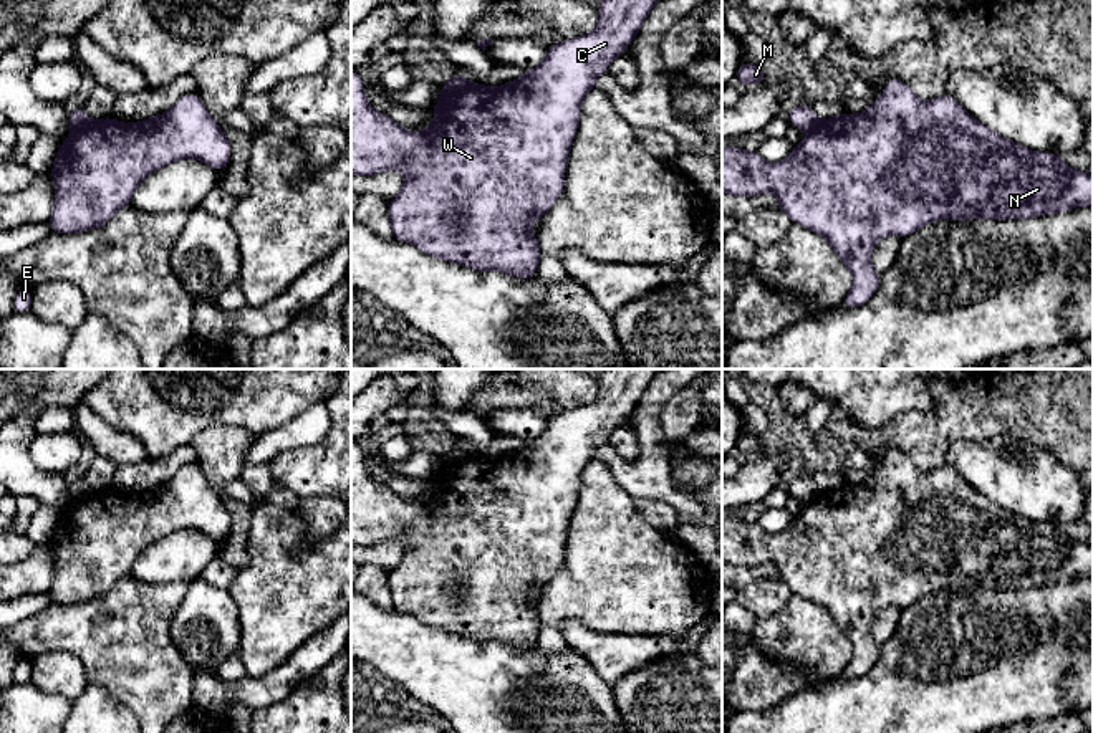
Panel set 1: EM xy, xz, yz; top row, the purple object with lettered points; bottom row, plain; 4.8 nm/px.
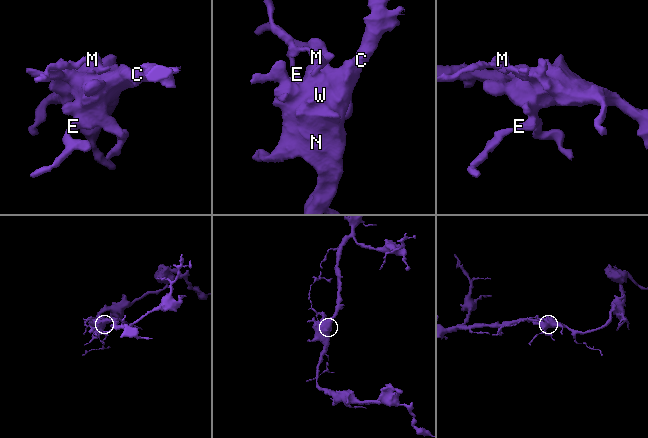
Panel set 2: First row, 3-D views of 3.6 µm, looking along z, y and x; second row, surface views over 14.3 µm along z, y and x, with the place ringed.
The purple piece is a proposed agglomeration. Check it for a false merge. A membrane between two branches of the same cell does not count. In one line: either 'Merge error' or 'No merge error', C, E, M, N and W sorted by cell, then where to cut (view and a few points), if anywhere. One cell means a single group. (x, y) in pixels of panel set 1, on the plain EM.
Merge error. Groups: C E N W / M. Split along xz (469, 452), (464, 457), (441, 462)

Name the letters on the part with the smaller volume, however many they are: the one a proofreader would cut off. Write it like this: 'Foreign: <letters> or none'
Foreign: M

